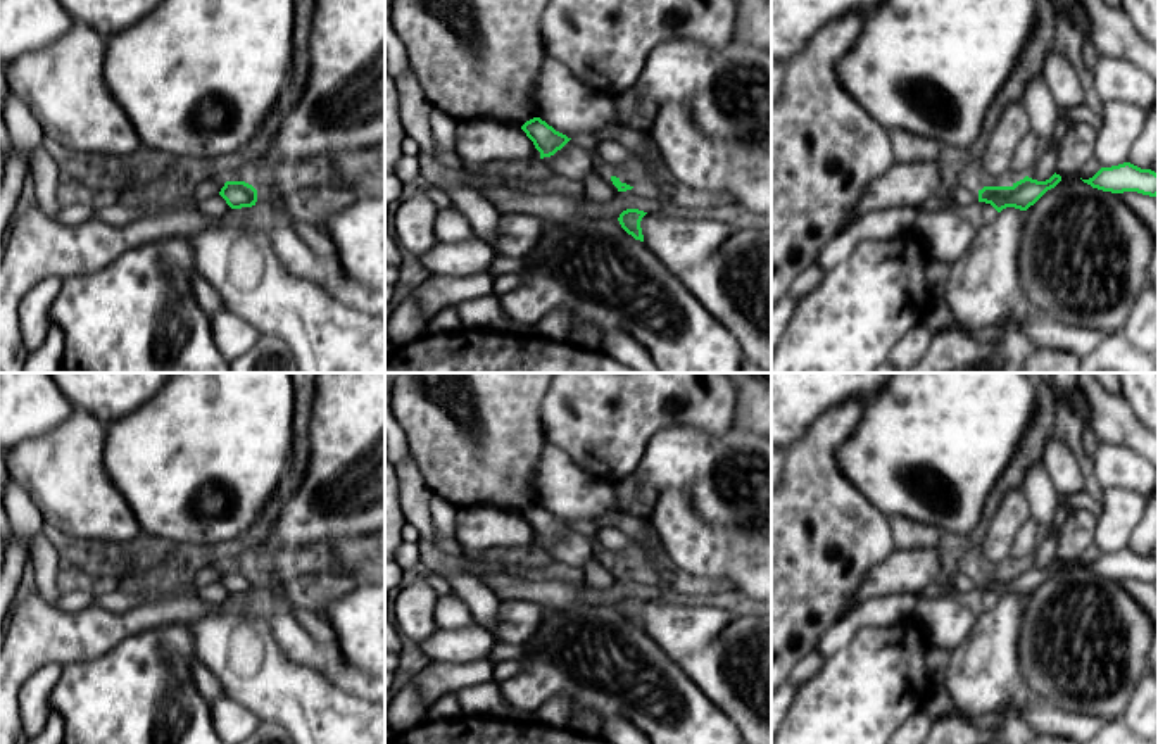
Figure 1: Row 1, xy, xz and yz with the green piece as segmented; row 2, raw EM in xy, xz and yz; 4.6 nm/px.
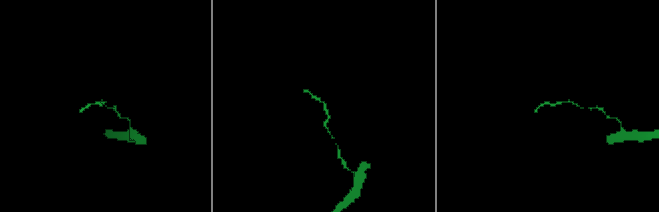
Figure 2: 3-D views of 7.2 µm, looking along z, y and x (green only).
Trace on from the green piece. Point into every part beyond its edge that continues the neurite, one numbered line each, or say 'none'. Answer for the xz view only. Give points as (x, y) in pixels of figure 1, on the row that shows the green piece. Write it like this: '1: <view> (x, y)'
none

